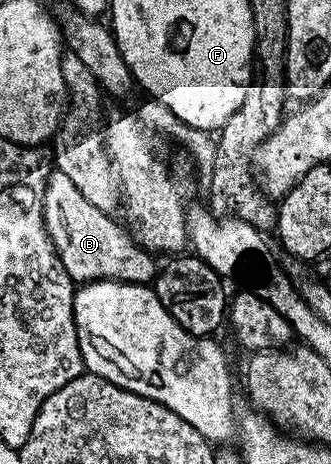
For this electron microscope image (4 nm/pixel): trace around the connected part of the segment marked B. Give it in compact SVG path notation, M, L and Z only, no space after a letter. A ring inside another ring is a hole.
M55 169L46 179L46 195L42 201L42 219L46 221L46 230L50 234L50 241L54 244L54 251L60 256L68 276L76 284L88 282L131 282L137 286L153 283L156 277L155 255L139 246L133 233L125 225L117 226L107 211L96 208L92 200L64 176L64 172Z

